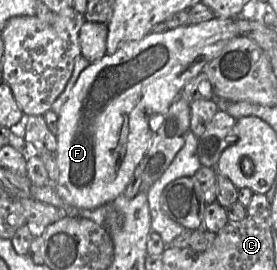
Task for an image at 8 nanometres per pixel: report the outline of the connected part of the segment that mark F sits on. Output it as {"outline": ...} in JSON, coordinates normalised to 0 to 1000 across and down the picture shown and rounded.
{"outline":[[[769,63],[708,93],[675,89],[592,119],[545,115],[502,152],[444,163],[415,196],[379,200],[296,263],[209,422],[209,663],[199,693],[238,752],[278,770],[339,774],[448,711],[621,374],[682,296],[729,267],[740,241],[863,130],[852,70]]]}

